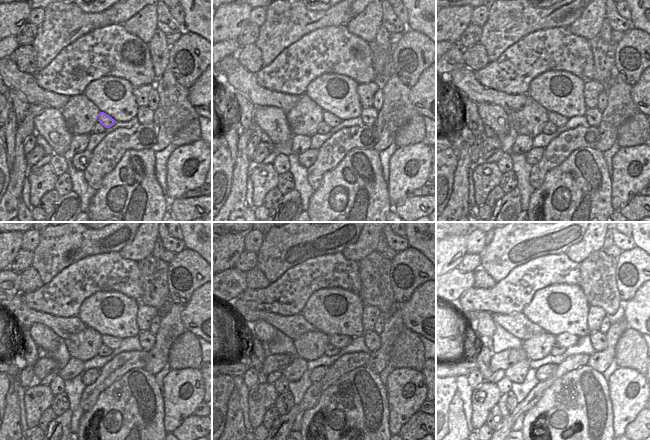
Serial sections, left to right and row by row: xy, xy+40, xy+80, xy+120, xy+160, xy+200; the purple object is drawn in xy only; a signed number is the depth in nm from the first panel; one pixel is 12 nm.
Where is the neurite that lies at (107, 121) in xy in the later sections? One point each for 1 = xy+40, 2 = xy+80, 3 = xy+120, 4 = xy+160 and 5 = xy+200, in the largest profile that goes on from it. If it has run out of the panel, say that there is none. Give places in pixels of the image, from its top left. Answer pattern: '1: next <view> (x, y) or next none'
1: next xy+40 (330, 119)
2: next xy+80 (558, 120)
3: next xy+120 (112, 342)
4: next xy+160 (339, 341)
5: next xy+200 (566, 340)

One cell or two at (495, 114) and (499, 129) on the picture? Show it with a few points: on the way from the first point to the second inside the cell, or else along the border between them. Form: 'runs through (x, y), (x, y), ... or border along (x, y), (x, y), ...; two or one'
runs through (496, 118), (499, 125); one

